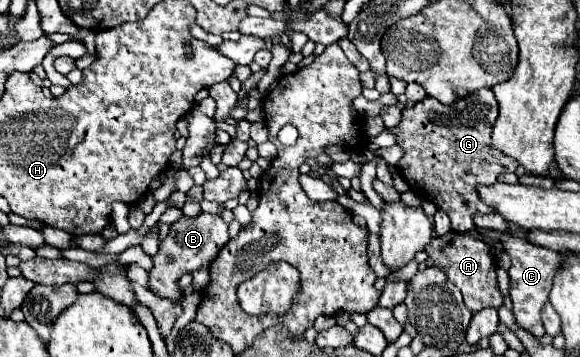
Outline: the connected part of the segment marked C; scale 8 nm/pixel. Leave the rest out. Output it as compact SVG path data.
M506 234L506 236L512 238L512 242L508 242L508 248L506 248L506 244L502 244L502 246L508 252L508 256L512 258L508 278L510 278L510 298L512 298L512 304L514 304L512 312L514 312L516 324L520 328L528 330L534 338L542 338L546 332L544 332L544 326L542 326L542 320L540 320L540 312L542 312L542 306L548 302L548 294L550 294L550 288L552 288L554 274L562 264L562 254L558 254L554 250L548 250L548 248L528 244L524 238L518 238L518 236L512 236L512 234Z

